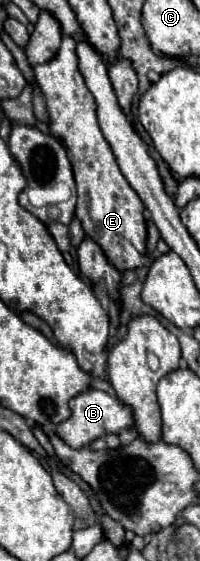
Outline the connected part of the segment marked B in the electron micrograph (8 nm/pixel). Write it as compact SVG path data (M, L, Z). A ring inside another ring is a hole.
M91 388L83 394L75 396L69 402L69 406L71 406L71 418L57 426L57 434L71 448L89 446L93 440L97 440L105 434L119 434L123 430L133 430L133 412L131 412L131 408L127 404L123 404L119 398L111 398L107 392Z

